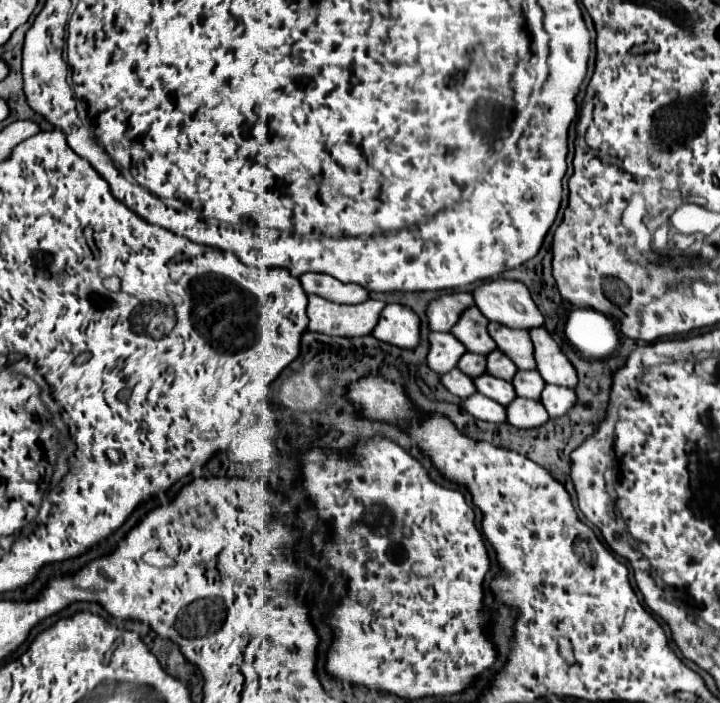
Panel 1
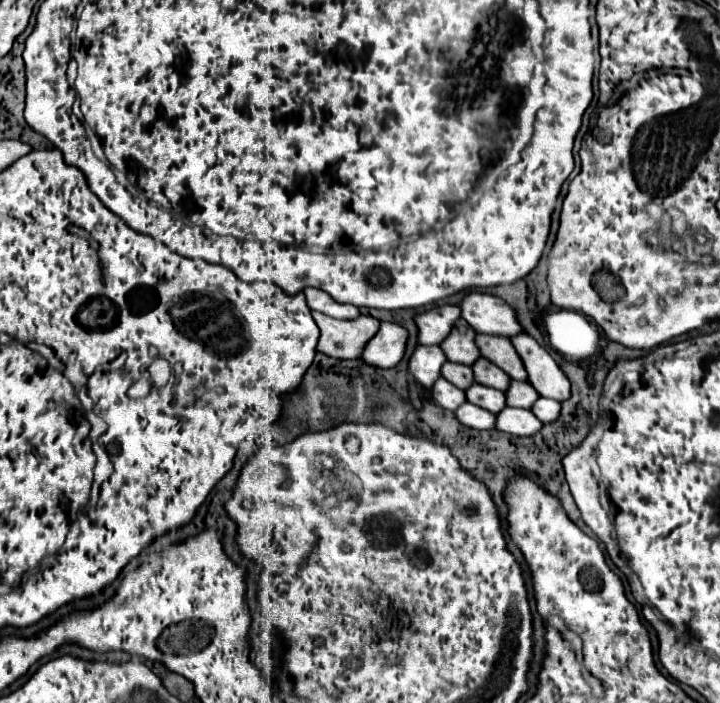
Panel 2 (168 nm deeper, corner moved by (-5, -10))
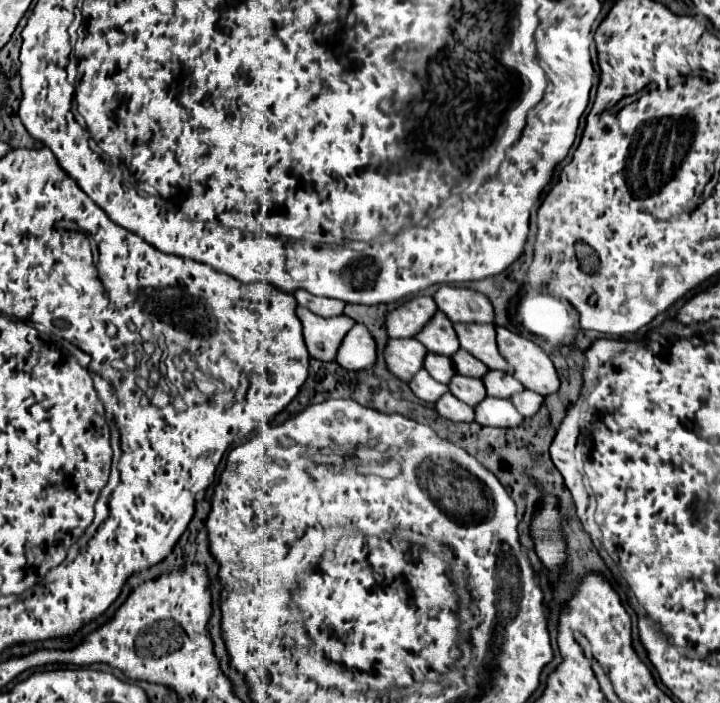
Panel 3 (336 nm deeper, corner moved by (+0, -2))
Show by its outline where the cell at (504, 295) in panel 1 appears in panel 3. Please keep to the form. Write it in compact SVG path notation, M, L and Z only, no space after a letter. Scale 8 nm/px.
M440 286L432 296L438 310L442 310L452 322L472 322L472 320L492 320L490 300L470 288L460 286Z

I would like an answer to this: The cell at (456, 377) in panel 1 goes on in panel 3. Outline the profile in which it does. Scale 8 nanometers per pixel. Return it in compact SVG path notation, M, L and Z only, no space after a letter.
M418 370L408 386L424 402L436 402L444 392L448 392L448 386L430 378L430 374L426 370Z

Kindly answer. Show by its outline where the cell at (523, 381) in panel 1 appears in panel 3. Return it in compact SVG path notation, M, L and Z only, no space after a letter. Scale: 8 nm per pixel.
M488 370L482 376L482 382L486 386L486 398L510 398L516 392L522 392L524 386L508 372Z

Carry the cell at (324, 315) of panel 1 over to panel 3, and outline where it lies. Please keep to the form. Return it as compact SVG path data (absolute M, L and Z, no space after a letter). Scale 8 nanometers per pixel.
M302 306L296 308L296 316L302 322L304 342L308 346L310 356L322 362L330 362L336 358L342 338L354 326L354 320L344 314L334 316L334 318L322 318Z

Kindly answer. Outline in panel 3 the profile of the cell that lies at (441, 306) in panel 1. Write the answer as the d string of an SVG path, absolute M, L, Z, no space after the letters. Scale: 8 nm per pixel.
M414 296L386 316L386 332L390 338L412 338L436 310L430 296Z

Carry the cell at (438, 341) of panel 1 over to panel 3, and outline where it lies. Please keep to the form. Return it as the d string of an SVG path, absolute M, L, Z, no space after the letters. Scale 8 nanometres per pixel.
M416 338L388 340L384 348L386 368L402 382L408 382L422 368L424 356L426 356L426 350L422 344L418 344Z

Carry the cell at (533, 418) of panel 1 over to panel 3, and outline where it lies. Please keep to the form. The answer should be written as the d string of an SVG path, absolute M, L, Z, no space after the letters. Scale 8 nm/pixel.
M484 398L478 406L474 406L474 414L474 422L496 428L514 428L524 420L512 402L502 398Z

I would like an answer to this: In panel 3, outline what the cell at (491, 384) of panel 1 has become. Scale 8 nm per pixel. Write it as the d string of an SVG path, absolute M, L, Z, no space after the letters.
M456 374L456 376L450 380L448 388L450 388L450 392L452 392L458 400L466 402L468 406L476 406L478 402L482 402L482 398L486 398L486 388L482 386L482 382L476 380L476 378L470 378L470 376L460 376L460 374Z

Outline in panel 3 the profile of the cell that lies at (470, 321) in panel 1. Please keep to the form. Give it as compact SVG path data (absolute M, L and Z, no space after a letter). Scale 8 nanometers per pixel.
M440 310L430 318L430 322L414 338L432 354L452 356L460 348L452 322Z

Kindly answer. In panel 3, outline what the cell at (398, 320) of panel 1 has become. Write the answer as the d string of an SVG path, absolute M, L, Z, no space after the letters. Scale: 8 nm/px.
M362 324L352 326L338 348L336 362L346 370L358 372L374 364L374 360L376 360L376 342L372 340L370 332Z

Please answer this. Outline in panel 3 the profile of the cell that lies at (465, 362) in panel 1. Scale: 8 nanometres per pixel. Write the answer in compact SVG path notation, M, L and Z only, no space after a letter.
M426 354L426 358L424 358L424 368L426 368L426 372L428 372L436 382L442 382L442 384L448 384L450 378L456 374L454 368L452 368L450 358L446 358L446 356L436 356L436 354Z

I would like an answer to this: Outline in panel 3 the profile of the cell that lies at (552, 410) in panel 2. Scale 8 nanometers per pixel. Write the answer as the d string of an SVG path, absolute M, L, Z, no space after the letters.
M524 390L520 394L512 394L510 402L518 408L520 414L524 414L524 418L530 418L534 412L538 412L538 406L542 404L542 396L530 390Z

